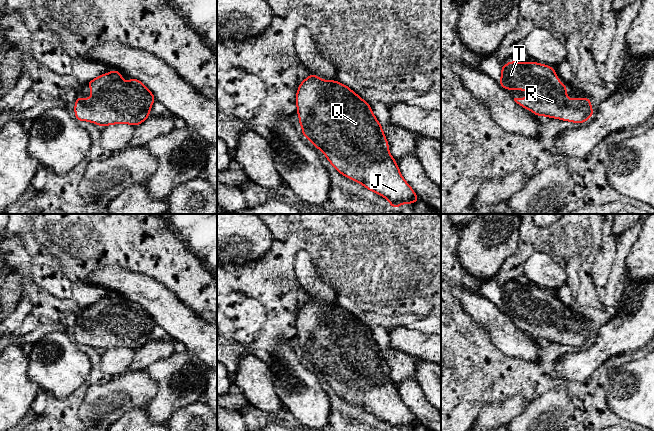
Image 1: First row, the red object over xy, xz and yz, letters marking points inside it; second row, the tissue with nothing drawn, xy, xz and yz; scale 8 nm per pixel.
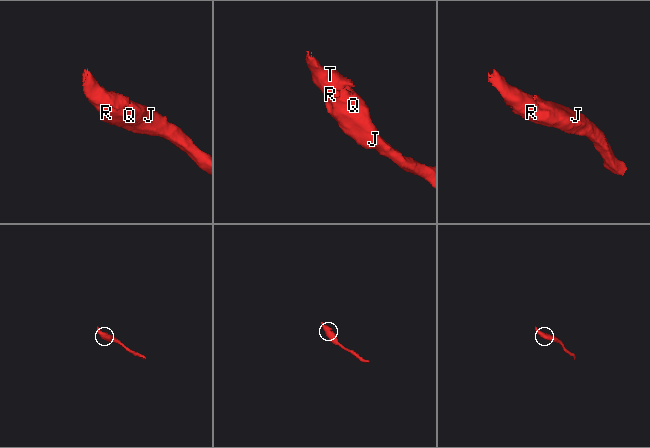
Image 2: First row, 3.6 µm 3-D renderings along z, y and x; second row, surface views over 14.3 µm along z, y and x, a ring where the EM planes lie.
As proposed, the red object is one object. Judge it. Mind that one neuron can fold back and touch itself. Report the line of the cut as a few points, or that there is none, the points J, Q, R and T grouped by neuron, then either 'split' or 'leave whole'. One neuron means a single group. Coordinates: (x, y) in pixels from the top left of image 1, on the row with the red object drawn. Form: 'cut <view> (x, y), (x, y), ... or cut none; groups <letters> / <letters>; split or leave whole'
cut none; groups J Q R T; leave whole

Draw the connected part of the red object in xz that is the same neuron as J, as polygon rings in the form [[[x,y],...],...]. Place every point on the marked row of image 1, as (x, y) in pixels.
[[[309,73],[308,78],[304,79],[297,89],[295,102],[303,137],[310,139],[312,145],[325,154],[326,160],[340,174],[388,199],[390,206],[393,208],[397,208],[404,203],[412,204],[420,200],[402,177],[396,160],[391,156],[382,125],[373,114],[371,106],[348,86],[337,80],[326,81]]]

